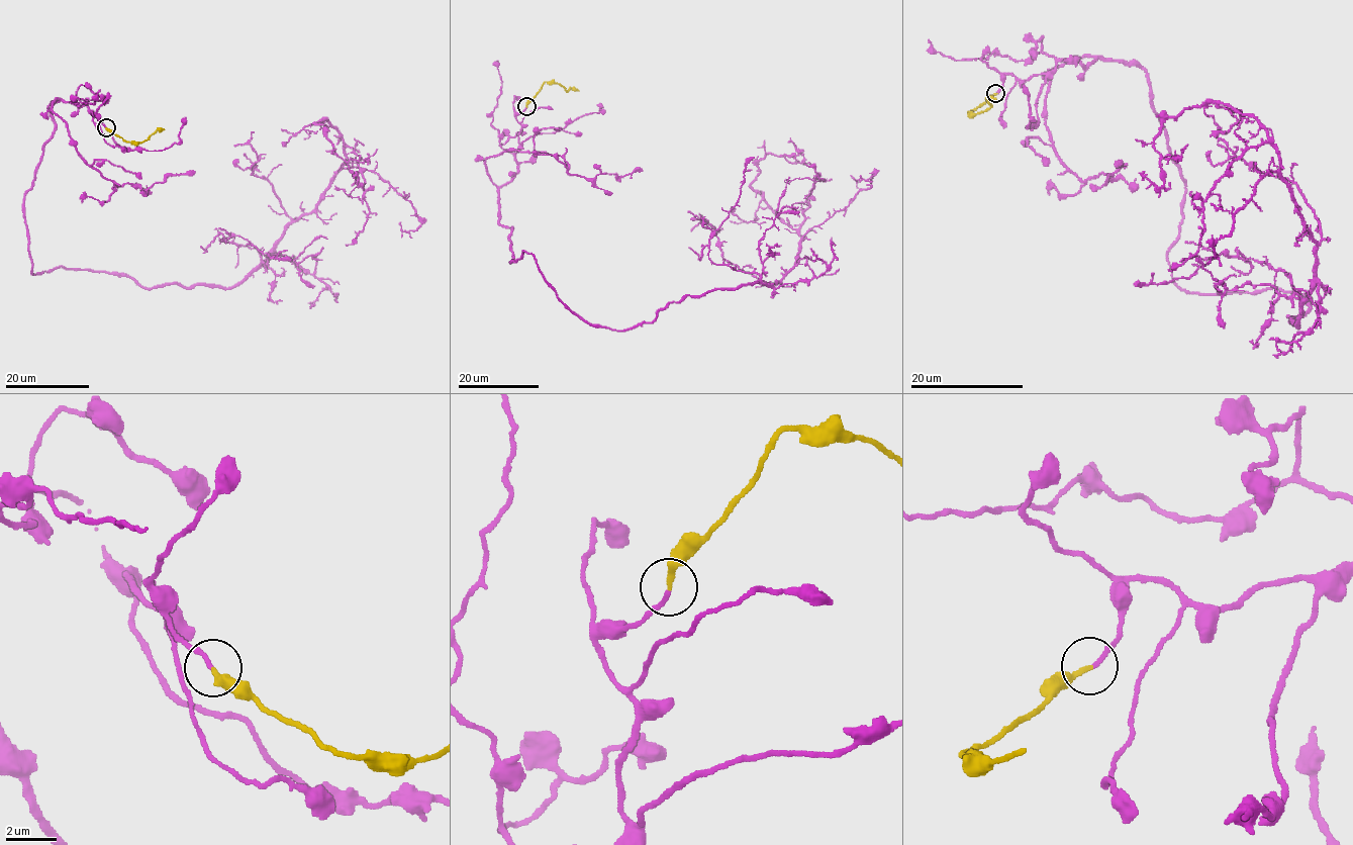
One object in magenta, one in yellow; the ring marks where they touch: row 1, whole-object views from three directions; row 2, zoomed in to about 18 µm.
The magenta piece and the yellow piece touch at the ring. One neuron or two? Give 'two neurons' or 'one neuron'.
one neuron

